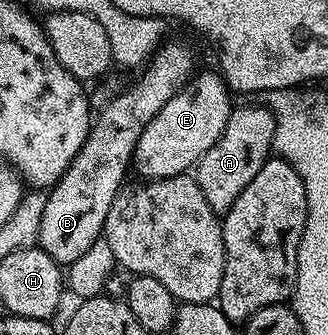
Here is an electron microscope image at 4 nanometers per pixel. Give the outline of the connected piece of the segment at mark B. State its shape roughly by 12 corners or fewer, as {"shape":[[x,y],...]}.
{"shape":[[178,41],[97,110],[47,192],[37,244],[63,267],[103,236],[134,148],[195,72]]}

